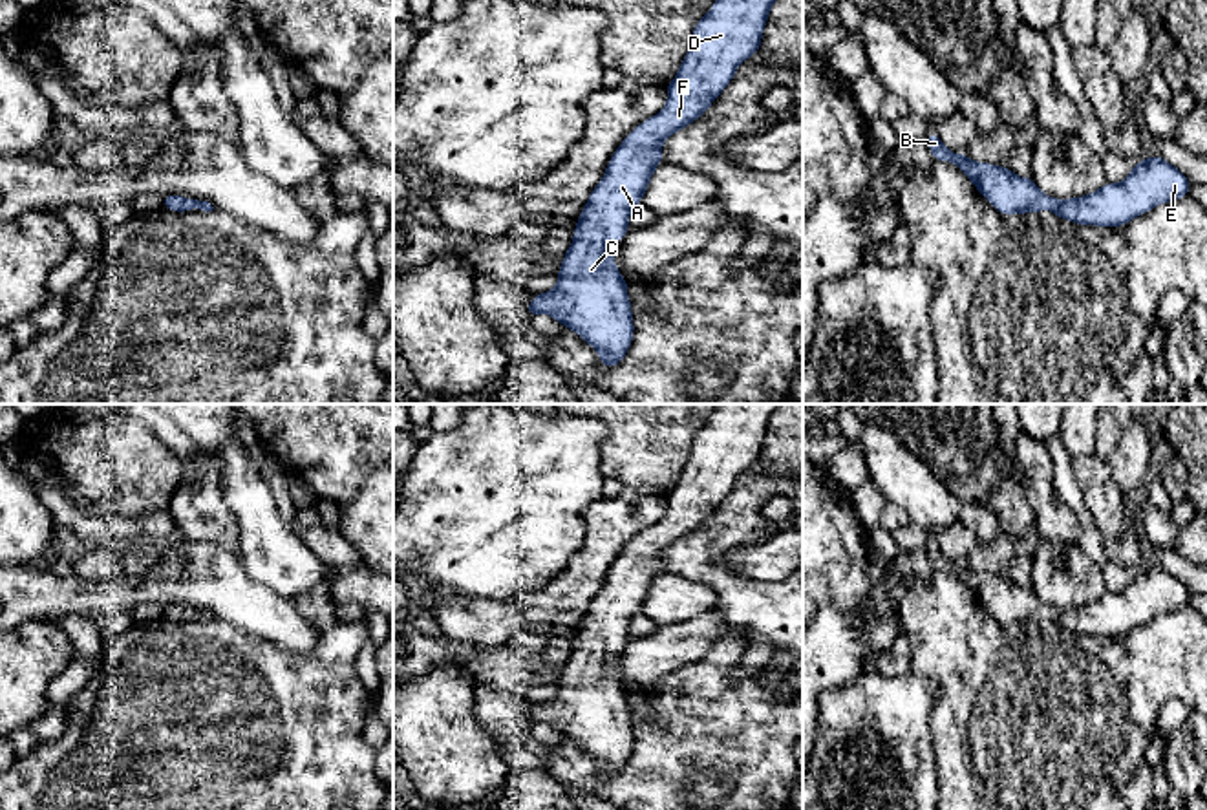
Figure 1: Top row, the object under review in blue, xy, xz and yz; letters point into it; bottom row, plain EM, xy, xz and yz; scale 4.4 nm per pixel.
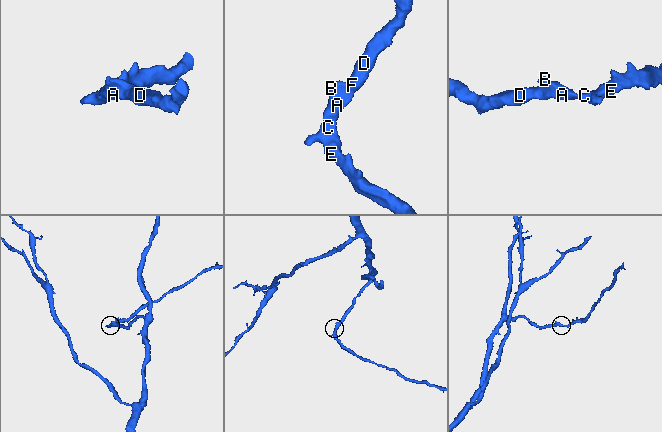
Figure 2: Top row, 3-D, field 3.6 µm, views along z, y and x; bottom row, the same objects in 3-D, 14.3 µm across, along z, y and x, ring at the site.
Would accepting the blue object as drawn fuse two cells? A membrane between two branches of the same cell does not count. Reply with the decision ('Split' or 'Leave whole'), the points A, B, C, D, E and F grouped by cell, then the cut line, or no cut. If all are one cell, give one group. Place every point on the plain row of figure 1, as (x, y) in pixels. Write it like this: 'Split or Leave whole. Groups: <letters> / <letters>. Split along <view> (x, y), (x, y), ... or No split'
Leave whole. Groups: A B C D E F. No split

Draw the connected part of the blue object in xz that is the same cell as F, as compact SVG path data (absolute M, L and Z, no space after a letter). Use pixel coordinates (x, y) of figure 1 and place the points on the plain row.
M721 404L697 432L688 463L675 488L666 496L664 519L635 536L607 572L602 591L593 598L572 642L574 649L560 675L558 695L534 704L525 719L529 728L547 722L593 755L605 777L618 775L635 742L627 689L616 680L614 655L629 640L631 618L642 613L655 578L662 572L662 552L699 528L733 488L741 472L761 457L770 417L781 404Z

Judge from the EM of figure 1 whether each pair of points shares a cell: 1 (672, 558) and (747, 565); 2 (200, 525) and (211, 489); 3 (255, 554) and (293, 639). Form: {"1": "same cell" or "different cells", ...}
{"1": "different cells", "2": "same cell", "3": "different cells"}

